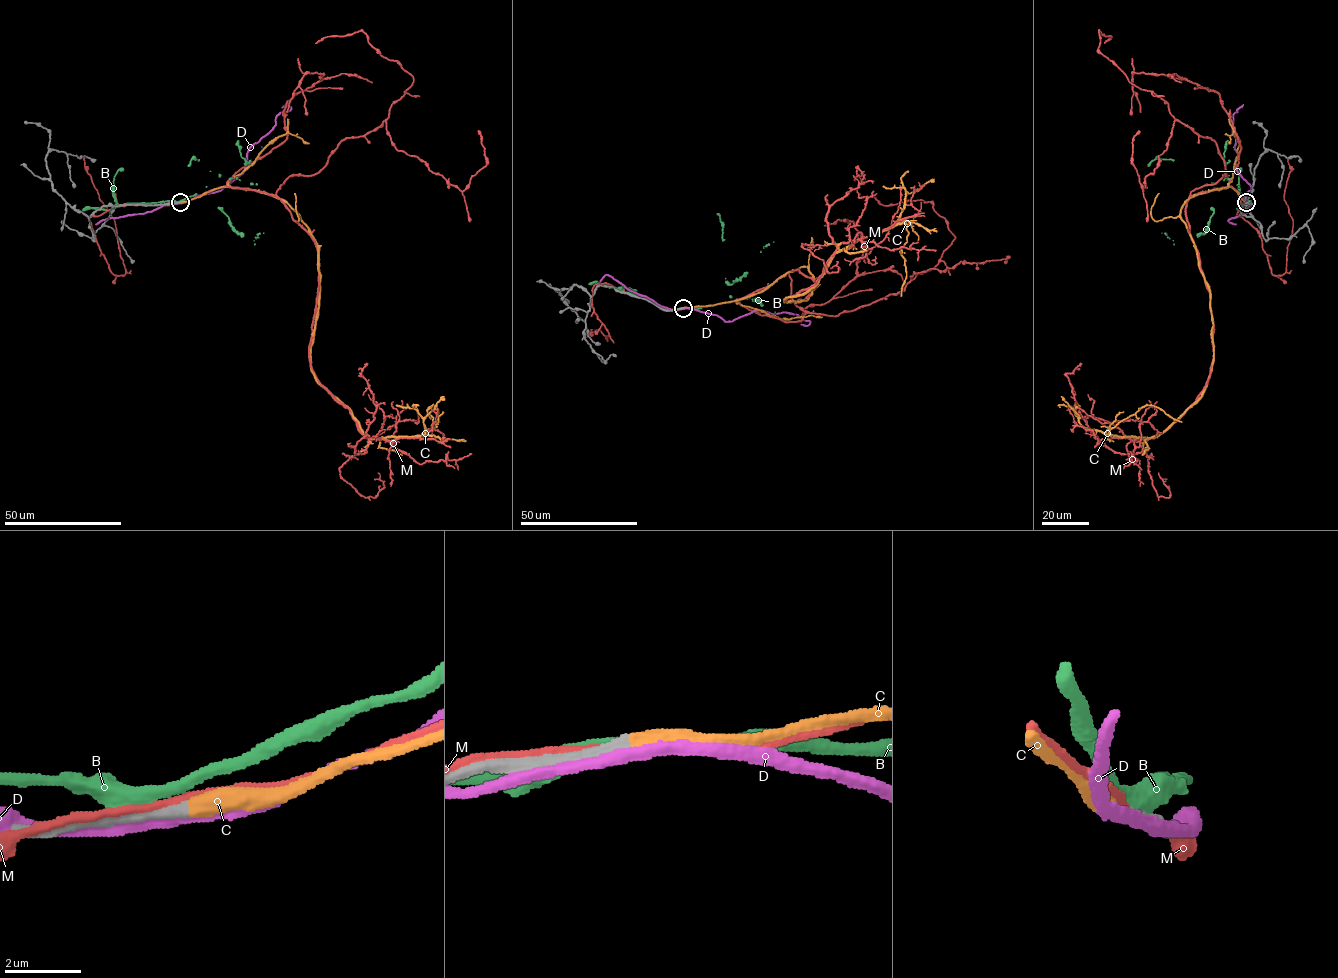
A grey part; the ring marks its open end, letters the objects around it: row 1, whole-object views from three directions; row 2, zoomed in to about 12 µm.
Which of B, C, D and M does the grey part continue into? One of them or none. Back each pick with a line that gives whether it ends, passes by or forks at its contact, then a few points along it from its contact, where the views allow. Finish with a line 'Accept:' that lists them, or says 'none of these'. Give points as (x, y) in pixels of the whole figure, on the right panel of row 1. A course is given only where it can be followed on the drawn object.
C: it ends there; it runs (1246, 202), (1227, 186), (1182, 206), (1213, 322), (1201, 397), (1151, 437), (1109, 433), (1148, 405), (1181, 422)
Accept: C

